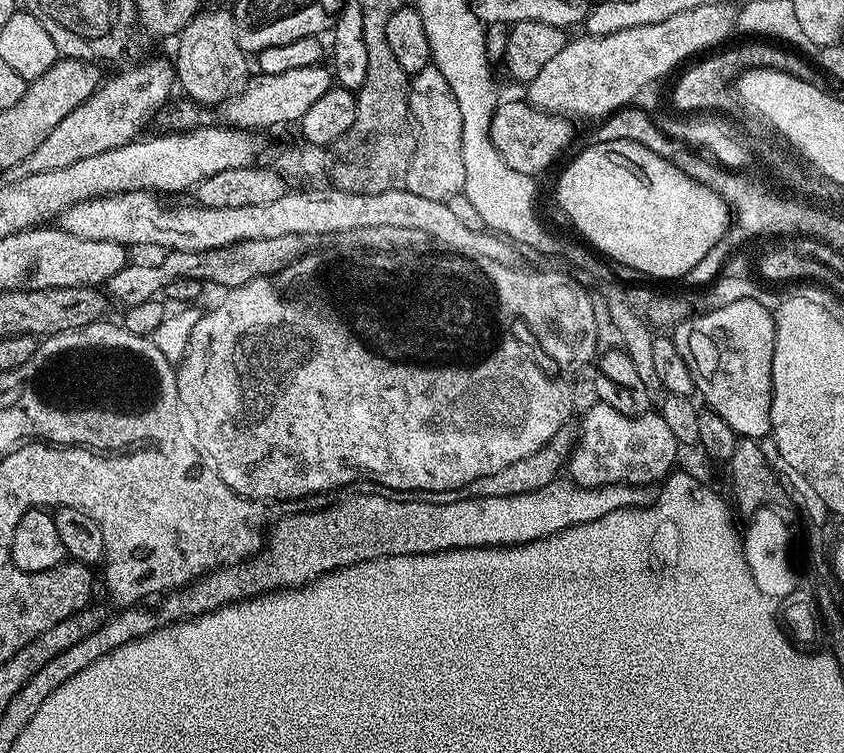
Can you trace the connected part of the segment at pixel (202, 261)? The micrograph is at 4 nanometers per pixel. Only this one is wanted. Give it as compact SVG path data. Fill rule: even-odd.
M282 234L282 238L262 238L244 240L233 244L231 248L215 248L209 252L174 252L169 251L165 260L157 264L136 264L129 262L106 285L106 292L113 301L121 304L121 309L134 307L147 300L157 299L163 288L171 286L175 280L209 280L212 284L221 284L224 290L240 288L259 276L272 276L305 255L305 237L298 234Z

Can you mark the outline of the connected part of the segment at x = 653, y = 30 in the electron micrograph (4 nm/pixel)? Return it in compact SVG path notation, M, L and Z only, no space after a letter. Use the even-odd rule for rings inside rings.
M714 2L710 6L694 6L694 10L682 10L682 14L674 14L672 18L666 18L666 22L658 22L648 26L634 26L628 30L618 30L614 34L606 34L605 36L580 34L577 40L569 39L564 43L562 50L558 50L557 56L550 58L550 62L546 62L546 66L542 66L538 78L527 81L526 99L532 107L541 108L543 112L563 114L569 118L577 118L576 116L605 118L611 116L620 108L631 105L635 101L632 99L647 84L662 79L667 72L674 71L673 73L675 73L681 65L691 61L696 56L695 52L704 54L723 45L725 43L723 40L731 32L734 32L736 14L735 7L731 8L728 4Z

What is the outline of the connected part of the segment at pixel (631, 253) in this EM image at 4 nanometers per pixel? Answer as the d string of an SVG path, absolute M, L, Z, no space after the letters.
M636 141L602 142L598 145L581 147L579 151L580 153L565 166L564 173L561 174L560 181L556 184L556 200L560 203L561 210L568 215L569 222L581 232L579 235L601 257L609 256L609 261L624 263L626 266L632 267L641 277L653 276L656 280L680 280L686 276L688 271L693 270L694 266L698 265L698 262L706 257L706 254L710 253L711 248L719 240L723 239L725 233L729 231L730 209L724 203L724 200L718 193L712 192L704 184L696 181L694 176L688 176L682 169L677 168L671 159L659 156Z

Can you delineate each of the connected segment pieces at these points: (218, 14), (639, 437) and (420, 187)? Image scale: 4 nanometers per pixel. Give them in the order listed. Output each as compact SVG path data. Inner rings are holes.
M212 8L197 12L196 17L181 30L174 55L174 67L179 87L189 101L197 105L223 105L245 83L249 75L249 57L238 46L236 37L236 18L224 8ZM241 83L241 84L240 84ZM240 84L240 85L239 85Z
M595 403L589 406L580 424L580 436L578 432L568 458L566 472L571 483L579 488L604 488L608 484L659 485L677 467L678 451L674 434L663 417L659 414L627 416L614 410L614 406Z
M435 66L424 68L411 77L408 85L408 105L419 140L414 158L410 162L410 170L404 179L404 187L422 198L447 202L464 186L462 114L458 110L458 102L454 102L450 82L442 78Z

